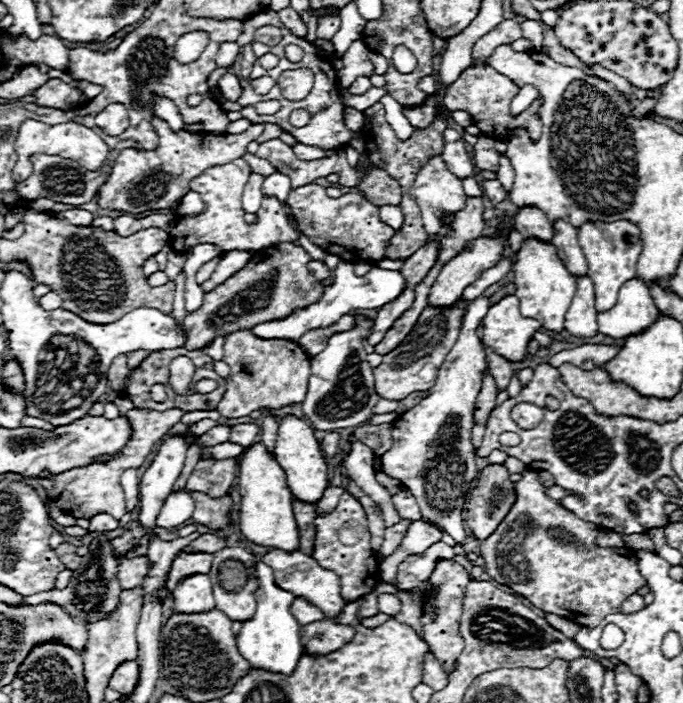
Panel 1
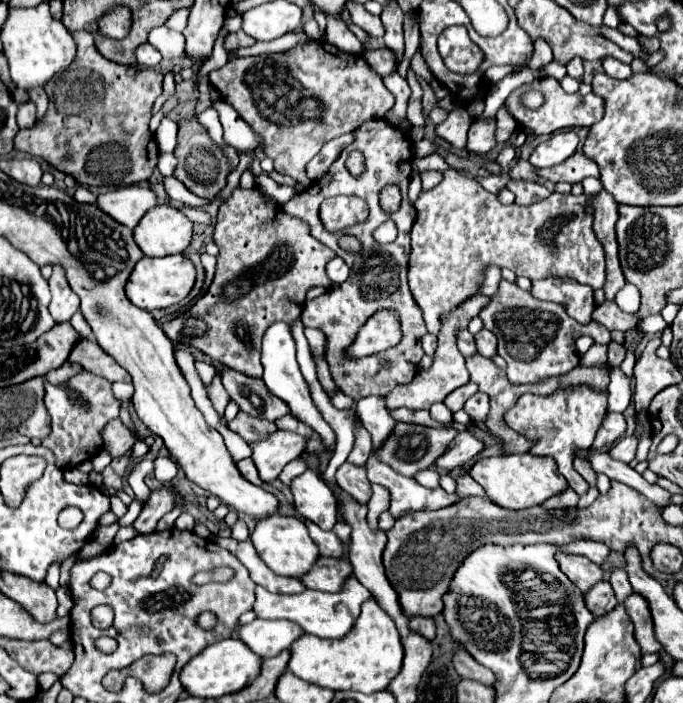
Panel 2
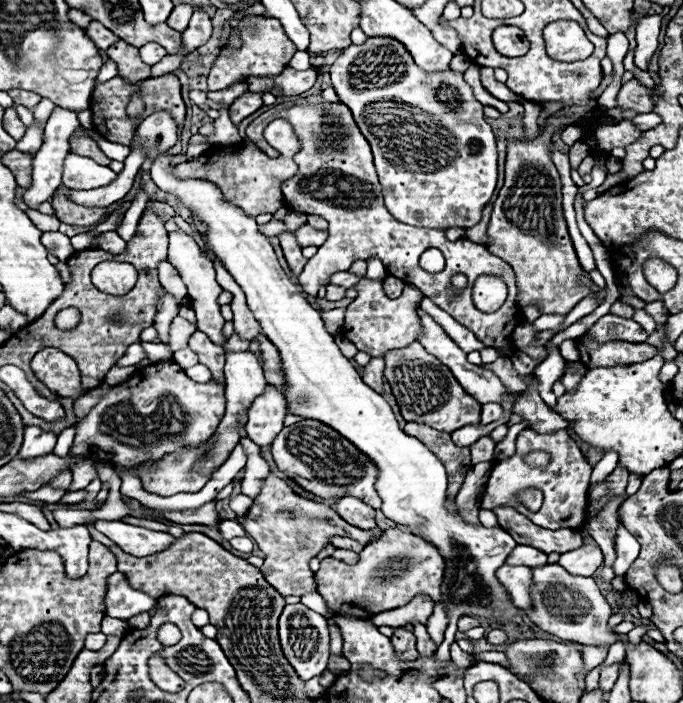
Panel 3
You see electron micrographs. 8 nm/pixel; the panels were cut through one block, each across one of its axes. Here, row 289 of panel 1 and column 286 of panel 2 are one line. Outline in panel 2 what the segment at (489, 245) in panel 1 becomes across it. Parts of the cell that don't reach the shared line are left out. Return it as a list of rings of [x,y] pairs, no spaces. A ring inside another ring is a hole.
[[[278,430],[266,440],[252,444],[252,460],[260,470],[262,482],[274,482],[284,466],[306,452],[306,438],[296,432]]]

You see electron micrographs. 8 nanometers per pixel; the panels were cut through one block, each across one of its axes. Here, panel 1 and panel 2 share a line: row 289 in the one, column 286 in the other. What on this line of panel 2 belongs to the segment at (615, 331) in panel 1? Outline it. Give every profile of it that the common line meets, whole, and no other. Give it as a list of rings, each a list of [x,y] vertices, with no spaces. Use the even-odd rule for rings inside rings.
[[[252,620],[238,628],[238,638],[260,658],[272,658],[302,636],[304,632],[286,620]]]

